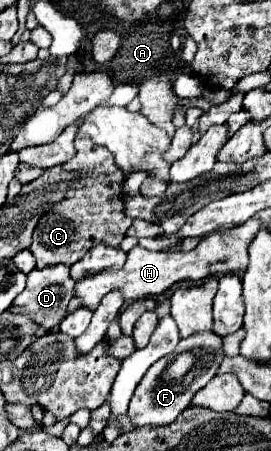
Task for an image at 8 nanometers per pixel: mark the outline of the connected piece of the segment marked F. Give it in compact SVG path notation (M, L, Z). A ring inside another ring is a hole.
M209 332L209 334L195 334L195 338L181 340L177 344L177 348L173 350L173 354L157 360L147 370L147 374L143 376L143 380L137 384L135 394L131 398L131 404L129 404L129 410L127 410L127 416L133 422L133 426L141 428L141 426L167 426L167 424L171 424L189 406L193 394L199 388L203 388L215 376L217 366L221 364L221 358L223 358L221 336L217 336L213 332ZM183 352L191 352L193 354L193 366L187 372L183 372L183 374L177 374L173 370L171 376L169 376L169 372L167 372L169 366Z

